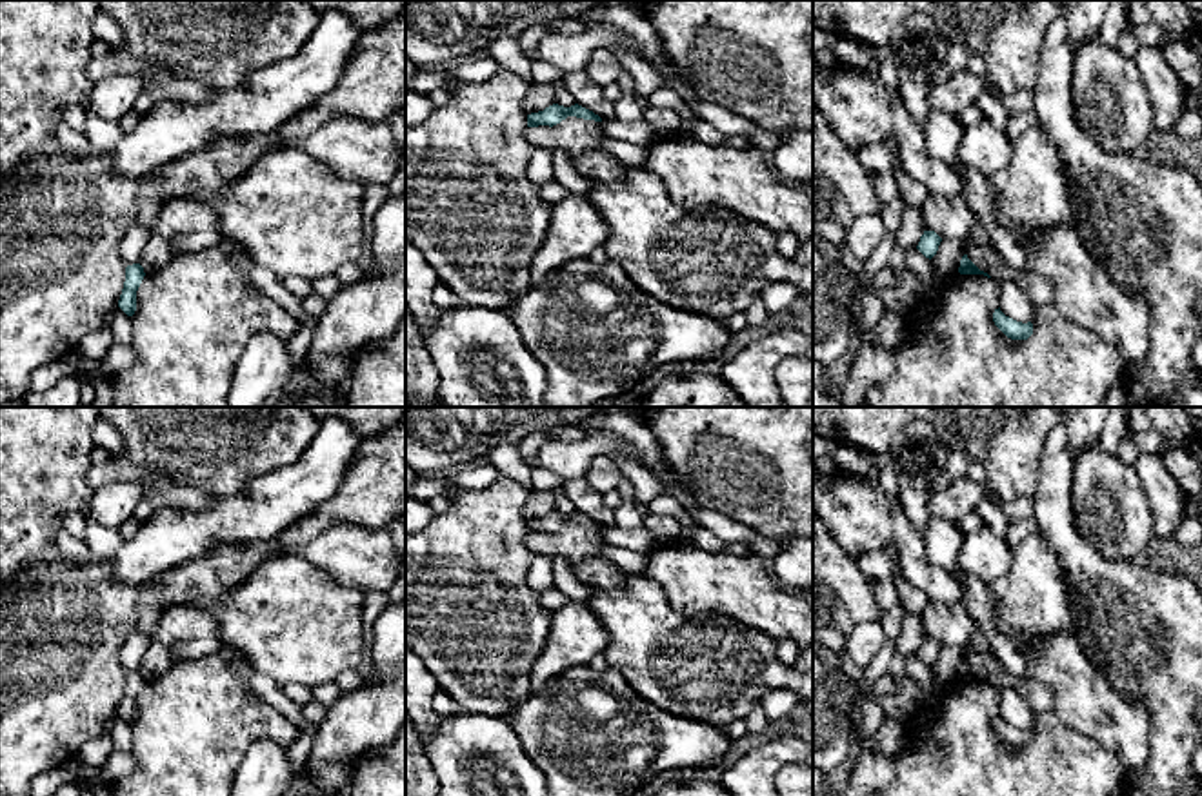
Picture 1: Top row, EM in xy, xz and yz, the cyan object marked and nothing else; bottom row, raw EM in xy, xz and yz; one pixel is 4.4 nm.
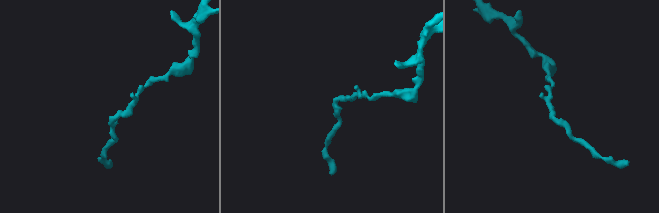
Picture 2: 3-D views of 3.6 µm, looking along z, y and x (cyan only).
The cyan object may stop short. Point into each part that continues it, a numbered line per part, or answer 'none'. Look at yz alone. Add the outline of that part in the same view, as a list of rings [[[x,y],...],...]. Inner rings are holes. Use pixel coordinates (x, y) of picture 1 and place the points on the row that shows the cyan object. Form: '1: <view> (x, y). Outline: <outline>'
1: yz (1039, 289). Outline: [[[966,245],[964,251],[967,258],[991,278],[1013,282],[1035,307],[1053,307],[1053,282],[1049,278],[1009,267],[997,249]]]

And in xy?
1: xy (157, 253). Outline: [[[153,233],[149,234],[149,240],[140,256],[140,265],[144,267],[144,273],[149,274],[169,265],[173,258],[175,258],[175,251],[169,245],[169,242]]]

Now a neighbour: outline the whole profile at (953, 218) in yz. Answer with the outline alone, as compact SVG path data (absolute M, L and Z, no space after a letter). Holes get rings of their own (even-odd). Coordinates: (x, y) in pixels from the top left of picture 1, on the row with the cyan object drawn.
M929 194L920 213L924 229L935 231L940 238L964 242L978 224L964 196L946 198Z

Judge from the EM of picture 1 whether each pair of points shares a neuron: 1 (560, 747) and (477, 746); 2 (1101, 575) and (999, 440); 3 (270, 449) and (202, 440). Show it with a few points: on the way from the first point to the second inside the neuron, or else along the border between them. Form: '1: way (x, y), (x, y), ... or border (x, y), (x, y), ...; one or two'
1: border (508, 722), (522, 751), (544, 776); two
2: border (1044, 447), (1039, 486), (1031, 498); two
3: way (253, 442), (219, 440); one

